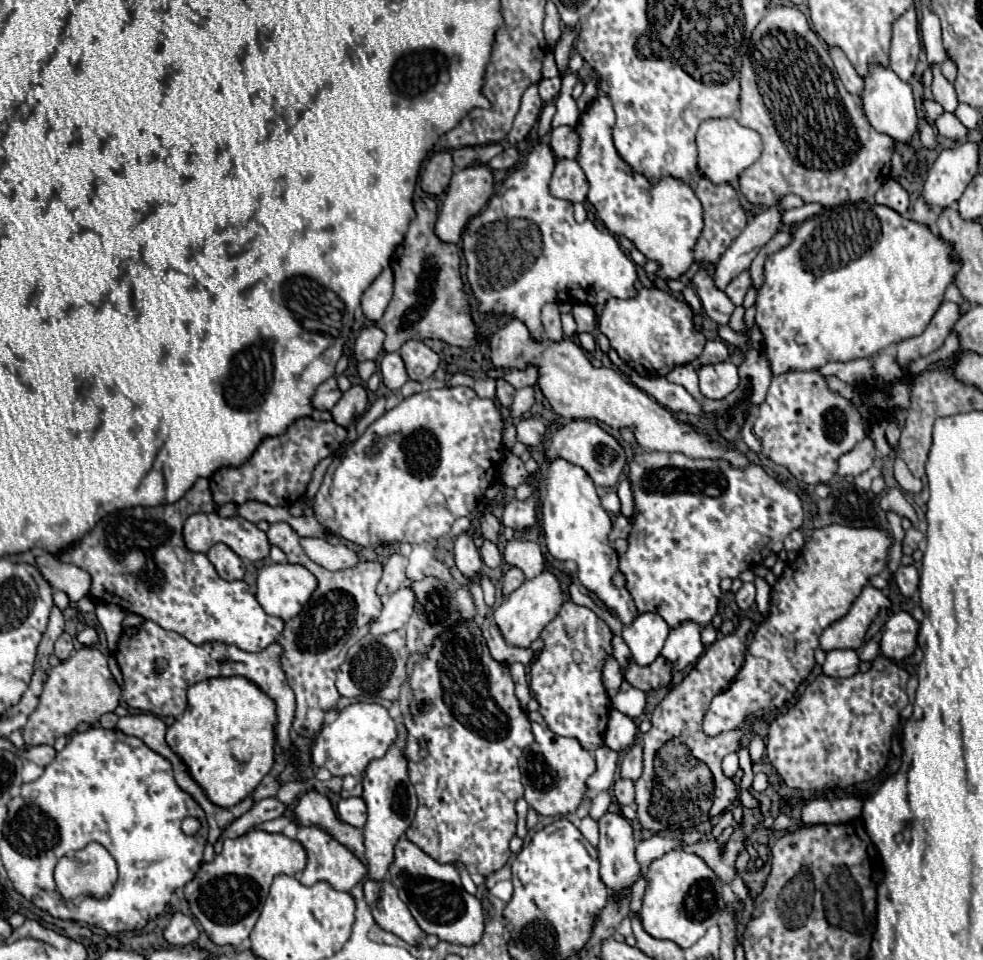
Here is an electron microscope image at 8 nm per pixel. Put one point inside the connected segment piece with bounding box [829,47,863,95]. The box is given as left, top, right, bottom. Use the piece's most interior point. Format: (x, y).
(854, 83)

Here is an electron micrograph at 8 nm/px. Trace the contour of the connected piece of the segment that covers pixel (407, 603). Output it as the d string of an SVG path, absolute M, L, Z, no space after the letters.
M401 587L399 591L391 593L383 601L383 611L379 619L371 623L371 633L385 635L389 631L405 627L405 623L409 621L413 613L413 607L415 607L415 593L409 587Z

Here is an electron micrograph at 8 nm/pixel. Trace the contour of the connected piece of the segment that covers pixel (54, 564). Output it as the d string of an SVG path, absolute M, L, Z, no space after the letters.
M39 553L35 557L35 567L39 567L39 573L47 579L47 583L51 583L53 589L65 591L71 601L79 601L89 595L91 577L83 569L61 563L51 553Z

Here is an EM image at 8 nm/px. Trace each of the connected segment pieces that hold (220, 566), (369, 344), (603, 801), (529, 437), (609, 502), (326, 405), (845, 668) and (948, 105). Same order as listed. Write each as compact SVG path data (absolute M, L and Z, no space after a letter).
M215 543L209 551L207 551L209 561L213 563L215 571L219 573L219 577L227 579L227 581L235 581L235 579L243 579L245 571L243 571L243 561L239 555L235 555L235 551L231 551L225 543Z
M377 325L365 327L355 341L355 359L359 363L367 359L375 361L383 353L383 341L385 341L385 335Z
M601 793L601 795L593 797L593 805L591 805L591 813L589 813L589 817L591 817L593 821L599 821L599 819L607 813L609 803L611 803L609 793Z
M521 419L517 425L517 441L529 445L529 447L537 447L543 441L545 435L545 425L539 419Z
M609 489L607 493L603 493L601 503L603 503L603 509L605 509L607 513L619 515L619 497L617 497L617 493L615 493L613 489Z
M331 377L331 379L323 381L323 383L317 387L317 391L315 391L313 399L311 399L311 405L313 405L315 409L333 409L333 405L339 401L339 397L341 397L341 391L339 391L339 387L337 387L335 377Z
M835 649L827 653L823 673L829 677L851 677L859 671L859 655L855 649Z
M929 63L927 67L929 67L929 71L933 73L933 85L931 85L933 99L935 99L945 111L955 111L955 107L959 105L959 101L957 101L957 95L955 95L953 85L943 77L941 67L939 67L937 63Z

